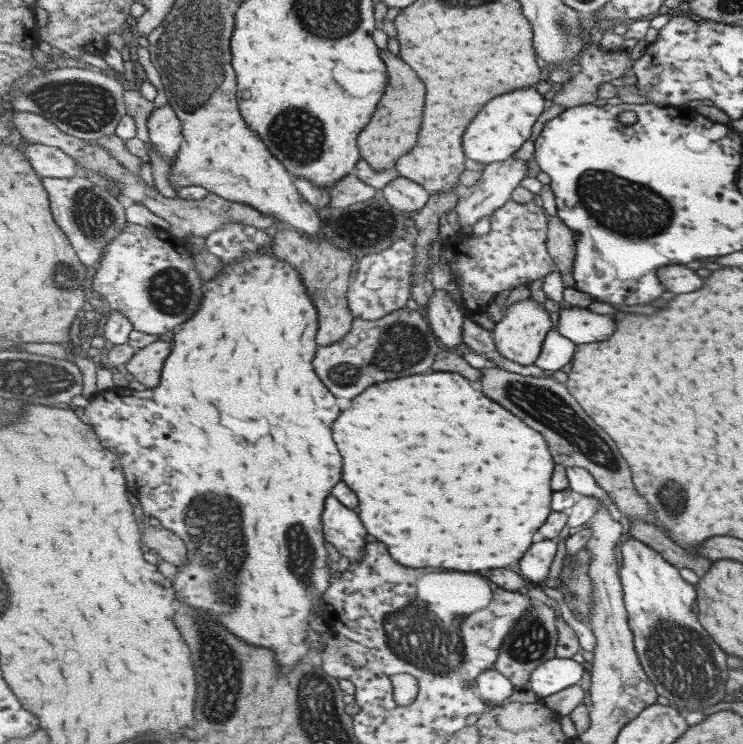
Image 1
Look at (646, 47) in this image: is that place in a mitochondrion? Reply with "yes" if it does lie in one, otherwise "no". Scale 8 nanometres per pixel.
no

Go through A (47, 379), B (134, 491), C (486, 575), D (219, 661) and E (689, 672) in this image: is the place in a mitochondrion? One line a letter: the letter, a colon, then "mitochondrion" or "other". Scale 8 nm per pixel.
A: mitochondrion
B: other
C: other
D: mitochondrion
E: mitochondrion

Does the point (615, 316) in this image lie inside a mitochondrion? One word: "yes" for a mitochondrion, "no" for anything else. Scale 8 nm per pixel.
no

